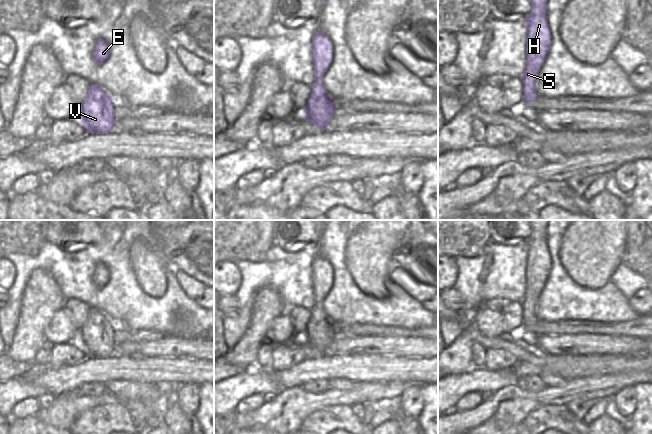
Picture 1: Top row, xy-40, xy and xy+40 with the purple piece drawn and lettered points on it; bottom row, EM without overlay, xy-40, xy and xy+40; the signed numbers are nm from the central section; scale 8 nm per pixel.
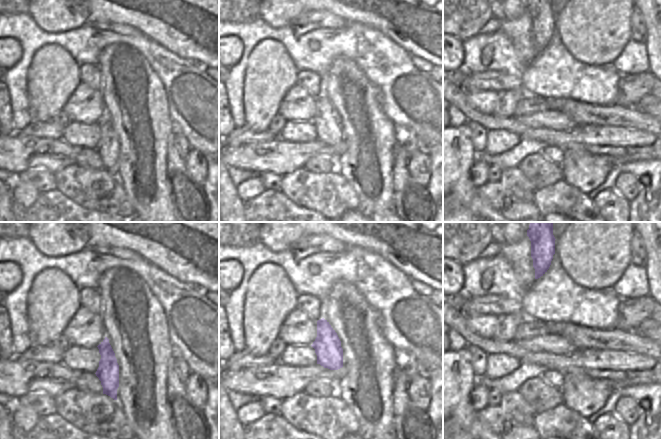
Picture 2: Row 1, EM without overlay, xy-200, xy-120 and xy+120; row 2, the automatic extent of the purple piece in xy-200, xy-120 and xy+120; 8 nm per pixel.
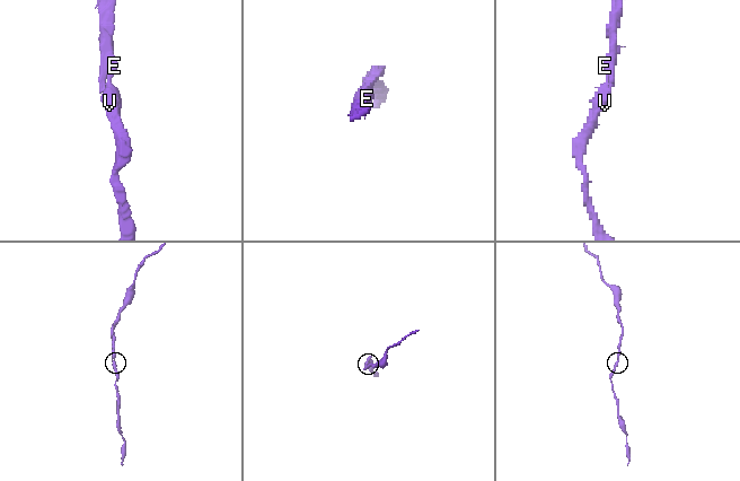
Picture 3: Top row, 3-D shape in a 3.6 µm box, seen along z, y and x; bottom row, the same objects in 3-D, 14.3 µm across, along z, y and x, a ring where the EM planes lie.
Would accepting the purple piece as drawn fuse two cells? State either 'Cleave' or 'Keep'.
Keep

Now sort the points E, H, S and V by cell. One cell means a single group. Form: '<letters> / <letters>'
E H S V

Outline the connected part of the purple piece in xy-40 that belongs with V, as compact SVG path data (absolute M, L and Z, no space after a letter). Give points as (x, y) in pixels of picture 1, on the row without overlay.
M97 308L91 309L88 319L78 332L77 341L92 358L105 358L117 350L111 320Z

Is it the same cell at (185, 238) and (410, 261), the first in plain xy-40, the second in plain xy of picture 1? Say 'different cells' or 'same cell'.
same cell

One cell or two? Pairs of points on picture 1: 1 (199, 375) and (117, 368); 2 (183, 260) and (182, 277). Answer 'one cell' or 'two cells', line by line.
1: one cell
2: two cells

